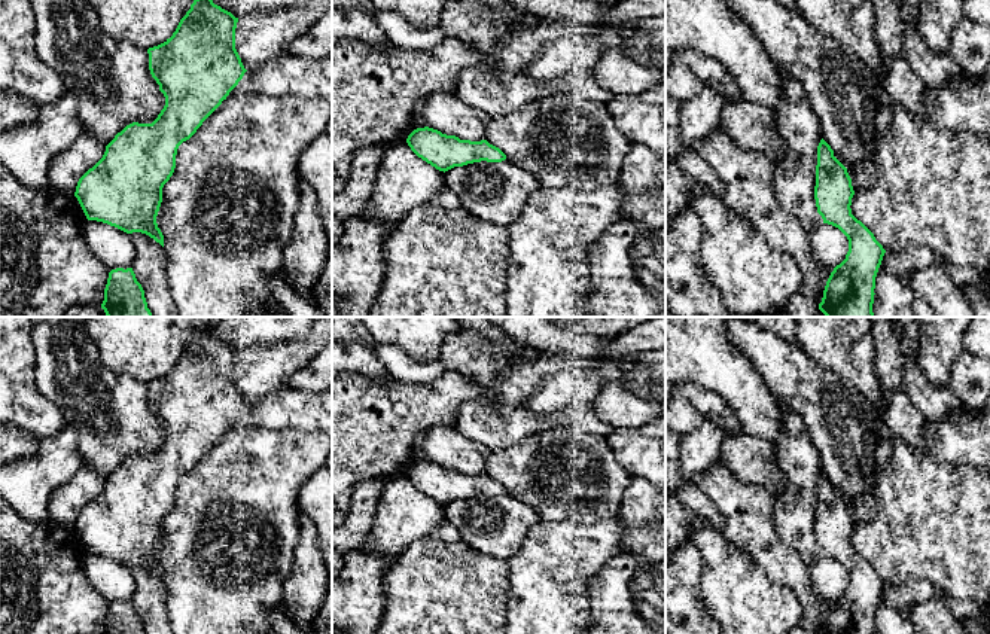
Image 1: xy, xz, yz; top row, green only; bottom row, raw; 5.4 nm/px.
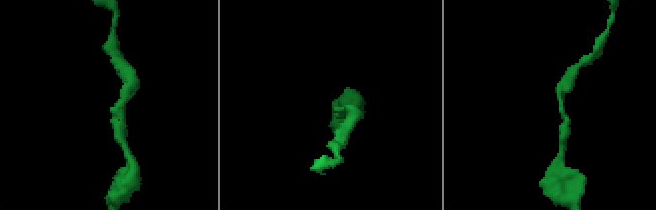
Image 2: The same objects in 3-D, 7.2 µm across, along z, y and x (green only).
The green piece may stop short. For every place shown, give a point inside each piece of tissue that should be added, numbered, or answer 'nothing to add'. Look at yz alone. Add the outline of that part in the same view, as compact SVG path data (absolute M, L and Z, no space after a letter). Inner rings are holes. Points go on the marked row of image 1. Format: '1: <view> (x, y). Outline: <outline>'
nothing to add

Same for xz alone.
nothing to add

